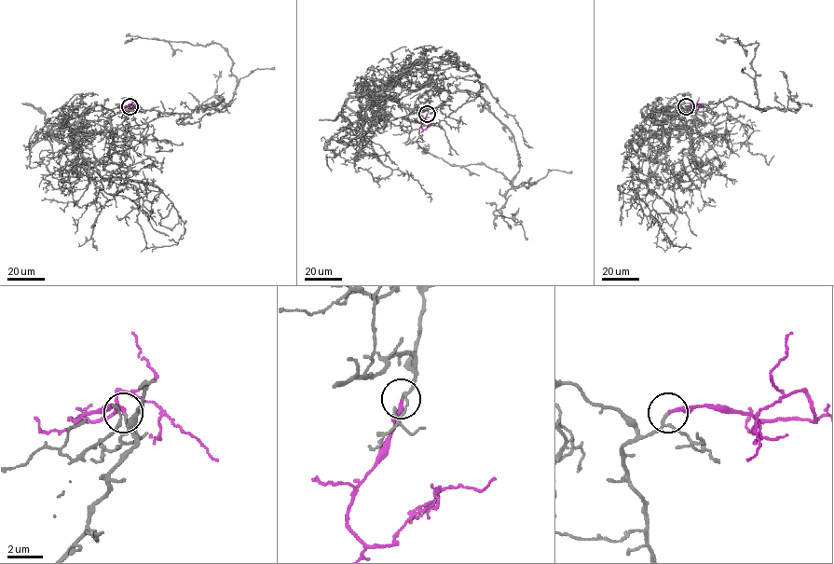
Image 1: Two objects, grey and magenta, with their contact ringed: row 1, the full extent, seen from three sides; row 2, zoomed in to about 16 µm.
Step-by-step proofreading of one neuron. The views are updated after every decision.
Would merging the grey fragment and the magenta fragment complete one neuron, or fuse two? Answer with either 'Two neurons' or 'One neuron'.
One neuron

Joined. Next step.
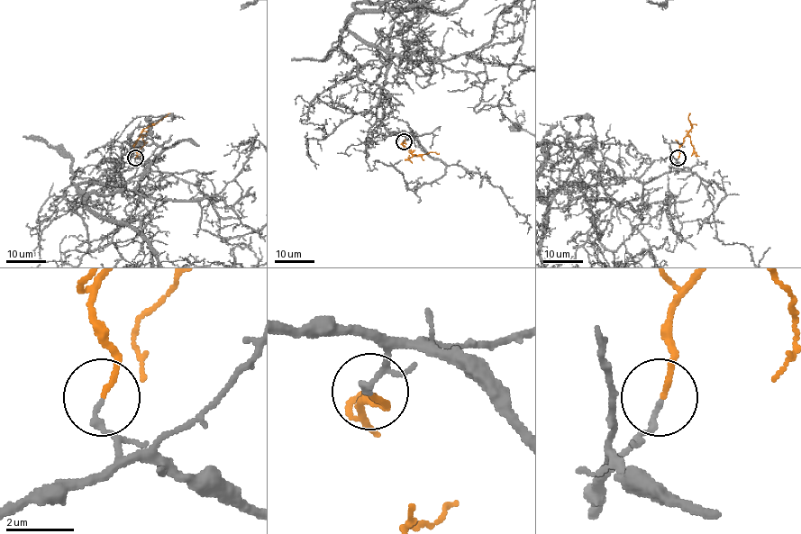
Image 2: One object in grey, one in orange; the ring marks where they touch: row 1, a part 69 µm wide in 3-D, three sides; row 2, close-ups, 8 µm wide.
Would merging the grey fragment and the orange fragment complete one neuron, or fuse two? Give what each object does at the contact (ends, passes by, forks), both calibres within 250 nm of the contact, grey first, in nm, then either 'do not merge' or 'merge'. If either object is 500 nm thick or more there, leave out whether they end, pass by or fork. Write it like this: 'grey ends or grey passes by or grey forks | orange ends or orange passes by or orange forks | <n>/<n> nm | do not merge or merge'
grey ends | orange ends | 140/150 nm | merge

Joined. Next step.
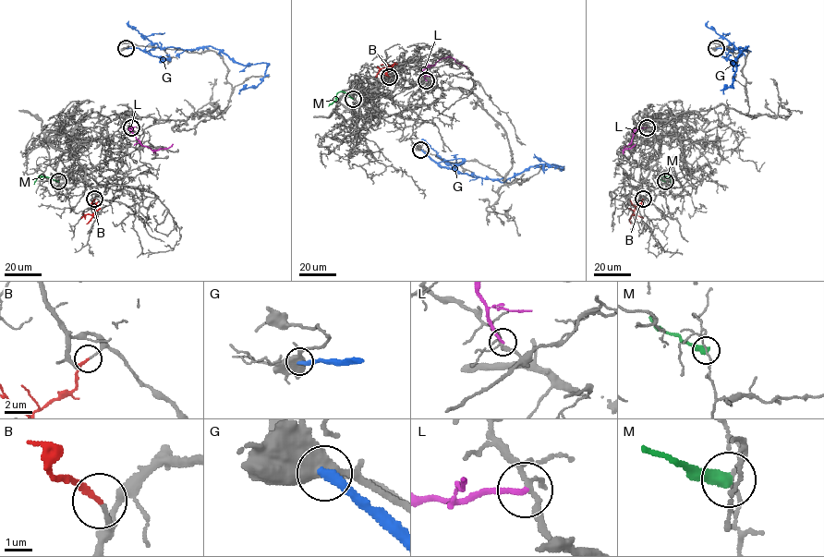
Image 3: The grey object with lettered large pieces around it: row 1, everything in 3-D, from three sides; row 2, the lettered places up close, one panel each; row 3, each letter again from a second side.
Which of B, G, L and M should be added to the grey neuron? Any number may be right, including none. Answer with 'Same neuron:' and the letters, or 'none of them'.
Same neuron: B

